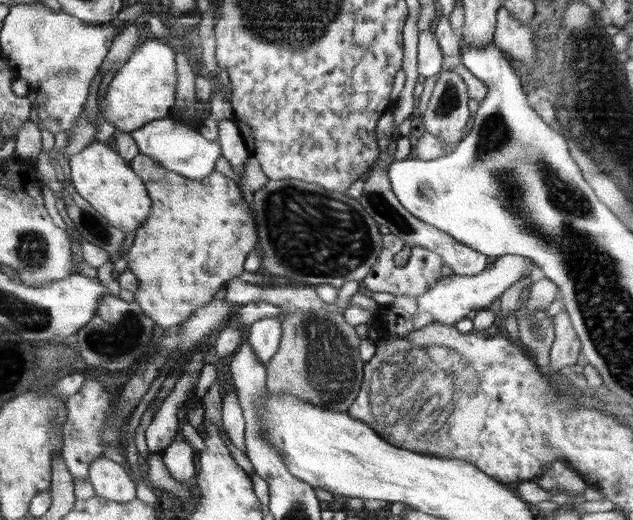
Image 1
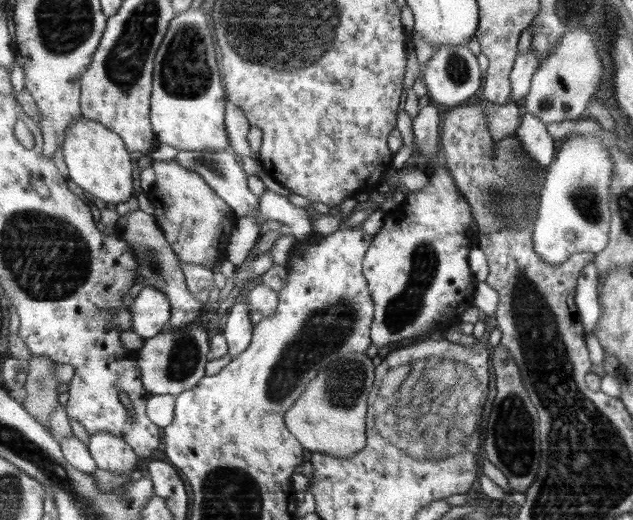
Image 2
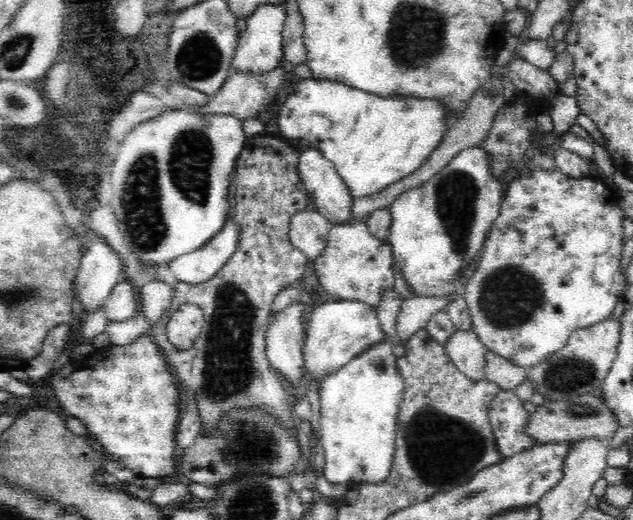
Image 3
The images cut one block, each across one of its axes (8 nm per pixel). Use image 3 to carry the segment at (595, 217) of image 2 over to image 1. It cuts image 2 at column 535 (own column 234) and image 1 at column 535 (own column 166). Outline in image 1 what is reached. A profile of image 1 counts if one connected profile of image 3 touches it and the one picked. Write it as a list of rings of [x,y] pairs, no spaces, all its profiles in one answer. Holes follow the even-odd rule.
[[[504,254],[497,257],[491,268],[486,267],[480,274],[462,276],[453,273],[443,276],[420,296],[394,294],[393,302],[380,305],[376,313],[377,325],[374,337],[376,341],[402,338],[408,336],[410,332],[416,332],[424,326],[436,323],[454,327],[460,320],[466,319],[466,315],[472,310],[481,311],[496,306],[498,299],[507,288],[529,276],[535,269],[537,269],[536,266],[529,258],[516,256],[516,254]]]

